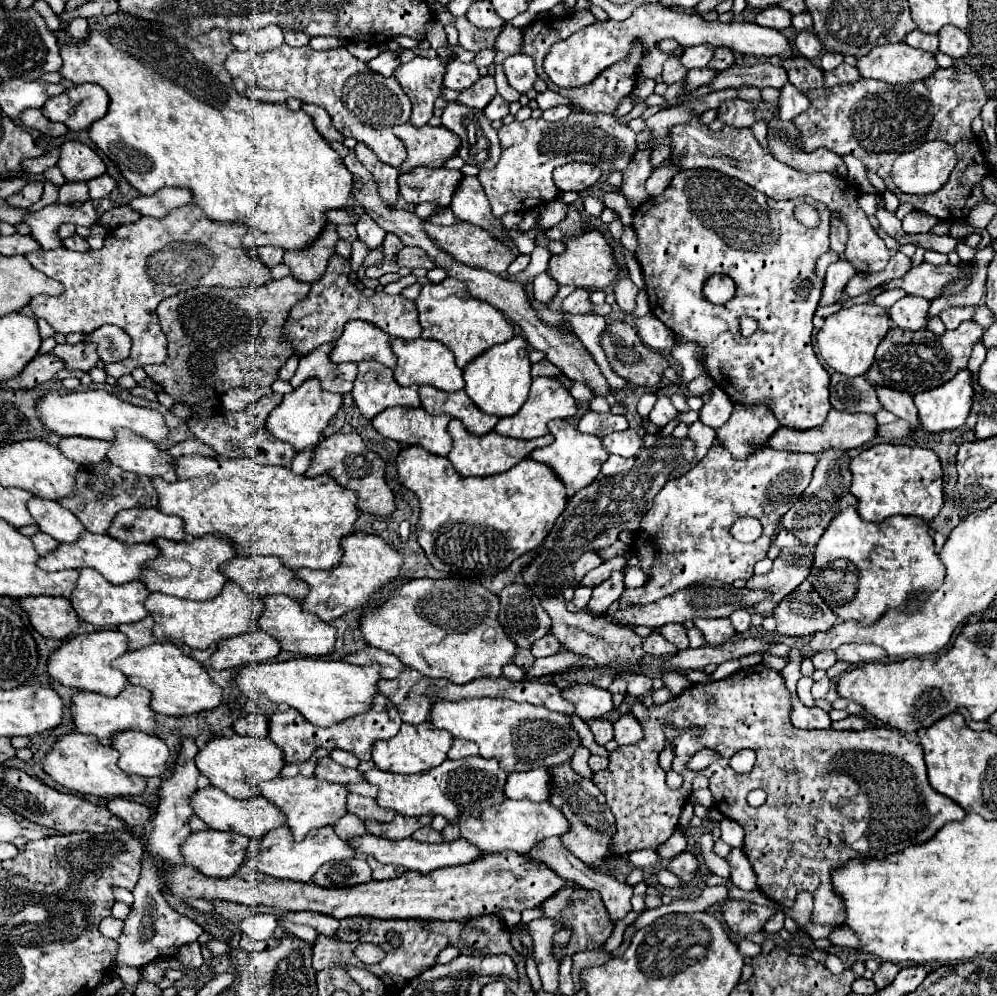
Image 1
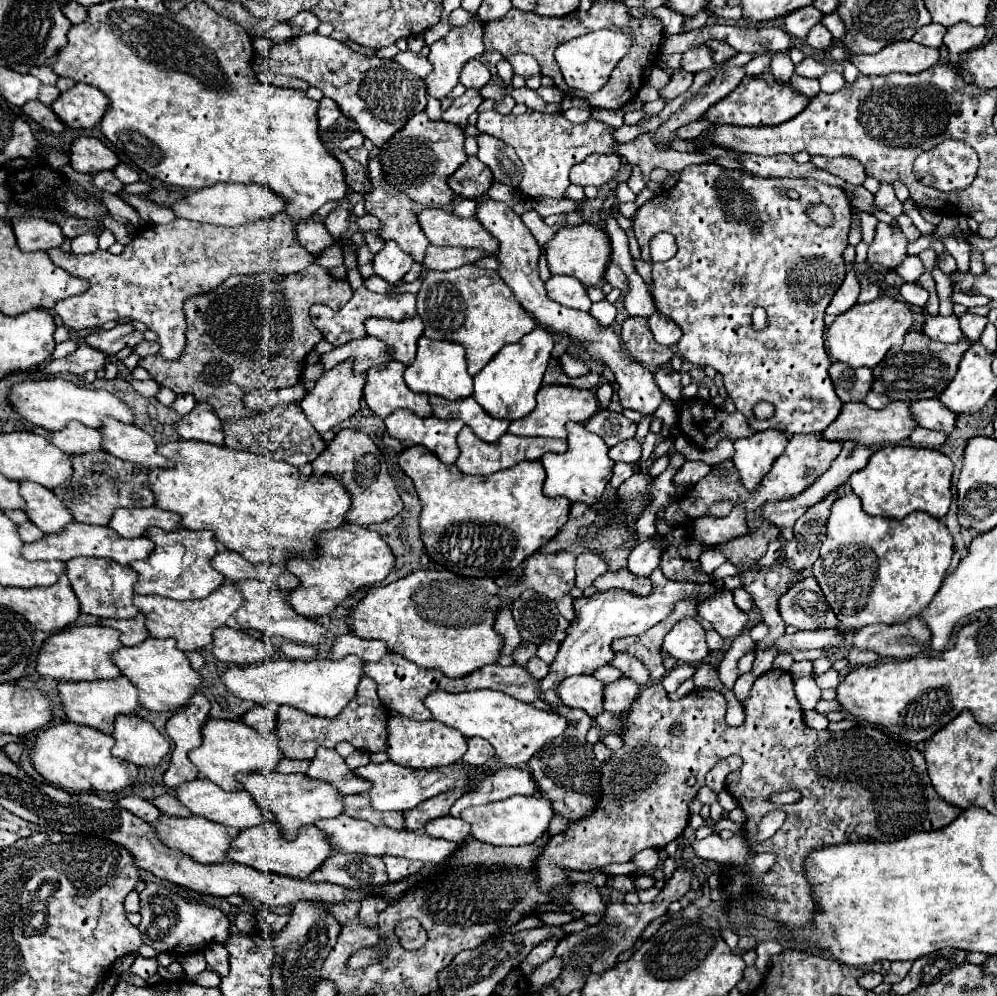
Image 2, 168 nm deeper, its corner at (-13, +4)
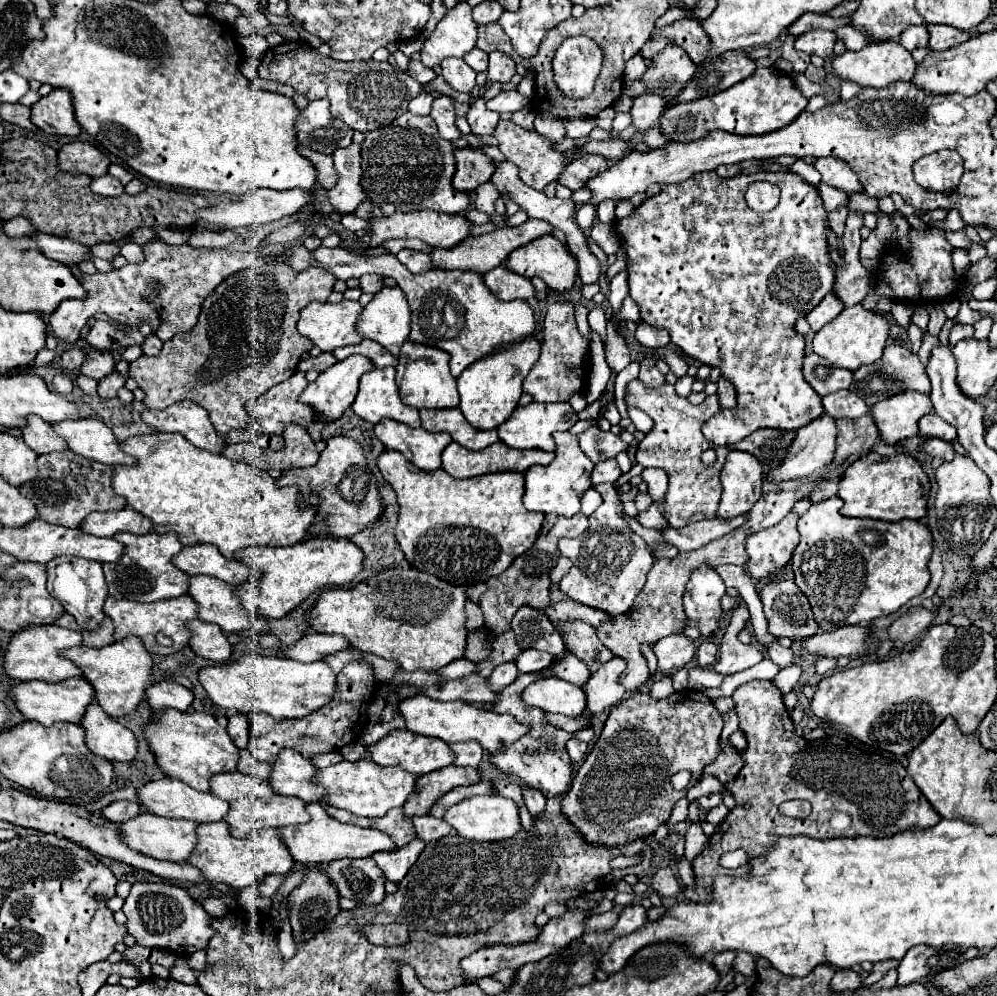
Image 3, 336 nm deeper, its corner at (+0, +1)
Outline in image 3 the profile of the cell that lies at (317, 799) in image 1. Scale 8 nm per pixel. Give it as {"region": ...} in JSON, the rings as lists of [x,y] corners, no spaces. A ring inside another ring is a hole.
{"region":[[[239,771],[215,773],[215,775],[211,775],[209,785],[211,785],[211,789],[209,789],[211,795],[229,803],[229,813],[225,817],[225,823],[229,825],[229,831],[233,837],[243,837],[243,835],[249,835],[251,831],[263,829],[263,827],[285,827],[285,825],[307,823],[305,803],[295,797],[275,795],[267,787],[267,781],[263,781],[263,779],[255,779],[255,777],[249,777]]]}

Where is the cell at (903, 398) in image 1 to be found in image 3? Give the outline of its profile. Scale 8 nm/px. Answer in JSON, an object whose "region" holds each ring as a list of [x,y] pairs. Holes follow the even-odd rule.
{"region":[[[931,413],[931,415],[927,415],[927,417],[923,417],[923,419],[919,421],[919,431],[925,433],[925,435],[929,435],[929,437],[939,437],[939,439],[949,441],[949,443],[957,439],[955,427],[951,427],[947,421],[943,421],[943,419],[941,419],[939,415],[935,415],[935,413]]]}

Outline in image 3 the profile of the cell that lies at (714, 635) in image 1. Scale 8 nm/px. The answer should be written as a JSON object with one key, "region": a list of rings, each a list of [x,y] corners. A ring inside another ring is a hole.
{"region":[[[701,565],[689,577],[685,589],[685,613],[697,623],[701,635],[709,637],[717,629],[721,617],[721,597],[725,595],[725,585],[713,567]]]}

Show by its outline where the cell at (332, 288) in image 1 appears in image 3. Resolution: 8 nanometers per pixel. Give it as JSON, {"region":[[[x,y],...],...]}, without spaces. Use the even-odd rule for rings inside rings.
{"region":[[[343,299],[341,303],[309,303],[297,321],[297,331],[311,339],[321,351],[355,345],[363,337],[355,335],[355,321],[363,307],[357,301]]]}

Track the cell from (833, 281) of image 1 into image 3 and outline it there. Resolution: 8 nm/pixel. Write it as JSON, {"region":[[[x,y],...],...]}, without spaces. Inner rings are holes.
{"region":[[[827,295],[813,311],[807,313],[807,323],[811,325],[811,331],[817,333],[823,325],[827,325],[829,321],[833,321],[839,313],[843,311],[843,307],[839,307],[839,303],[835,303],[835,295]]]}

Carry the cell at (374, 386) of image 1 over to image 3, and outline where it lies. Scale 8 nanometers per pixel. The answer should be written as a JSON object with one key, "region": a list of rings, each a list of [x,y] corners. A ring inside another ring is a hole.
{"region":[[[395,367],[373,369],[365,373],[359,381],[359,393],[351,409],[369,423],[379,423],[381,419],[397,419],[409,427],[421,427],[419,411],[401,403],[395,383]]]}

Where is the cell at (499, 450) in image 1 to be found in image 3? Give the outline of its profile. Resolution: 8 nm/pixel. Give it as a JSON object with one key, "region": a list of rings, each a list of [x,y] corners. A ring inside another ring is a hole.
{"region":[[[449,443],[449,447],[443,451],[443,469],[455,477],[455,479],[467,479],[467,477],[477,477],[485,473],[499,473],[499,471],[517,471],[525,473],[531,465],[547,465],[553,461],[553,453],[545,453],[539,449],[511,449],[505,443],[493,443],[491,447],[483,451],[467,451],[459,443]]]}

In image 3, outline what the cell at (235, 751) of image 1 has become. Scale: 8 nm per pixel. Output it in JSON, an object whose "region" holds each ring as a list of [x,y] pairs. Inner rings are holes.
{"region":[[[163,709],[147,723],[143,733],[151,753],[155,755],[155,763],[159,765],[159,769],[165,775],[179,779],[193,789],[209,791],[209,777],[197,775],[197,765],[205,765],[209,769],[209,775],[229,773],[237,769],[239,749],[233,745],[225,727],[221,727],[217,719],[209,713]]]}

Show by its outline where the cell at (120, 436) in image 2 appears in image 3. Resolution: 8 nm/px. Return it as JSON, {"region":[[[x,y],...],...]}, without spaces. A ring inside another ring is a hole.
{"region":[[[73,419],[51,425],[77,455],[105,465],[135,465],[135,459],[121,451],[113,431],[97,419]]]}

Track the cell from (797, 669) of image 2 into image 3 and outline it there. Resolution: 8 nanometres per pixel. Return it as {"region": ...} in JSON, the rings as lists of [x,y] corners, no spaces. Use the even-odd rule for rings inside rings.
{"region":[[[777,639],[767,647],[767,655],[769,655],[769,659],[771,659],[773,663],[777,663],[781,669],[783,669],[783,667],[793,665],[793,661],[795,661],[793,651],[791,651],[791,649],[787,649],[787,647],[783,647]]]}

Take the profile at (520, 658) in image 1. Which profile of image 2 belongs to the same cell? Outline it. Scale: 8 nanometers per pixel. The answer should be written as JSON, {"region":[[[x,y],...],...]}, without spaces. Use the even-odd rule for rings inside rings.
{"region":[[[520,642],[520,646],[514,650],[514,662],[518,662],[518,664],[526,664],[530,658],[534,658],[536,656],[536,644],[532,644],[532,642]]]}

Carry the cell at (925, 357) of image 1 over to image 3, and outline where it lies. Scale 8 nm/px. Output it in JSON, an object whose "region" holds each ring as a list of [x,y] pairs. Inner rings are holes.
{"region":[[[887,345],[879,363],[863,365],[857,371],[853,371],[853,383],[849,387],[849,391],[857,393],[869,407],[891,397],[891,395],[895,395],[895,393],[899,393],[899,391],[907,391],[907,389],[919,391],[919,393],[929,393],[931,385],[929,385],[925,367],[921,365],[919,357],[901,345]]]}

